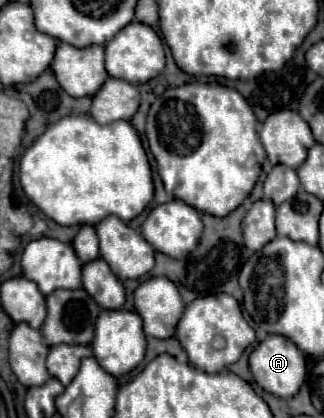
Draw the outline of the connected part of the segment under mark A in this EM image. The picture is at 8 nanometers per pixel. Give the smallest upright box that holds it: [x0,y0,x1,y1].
[250,335,306,399]

